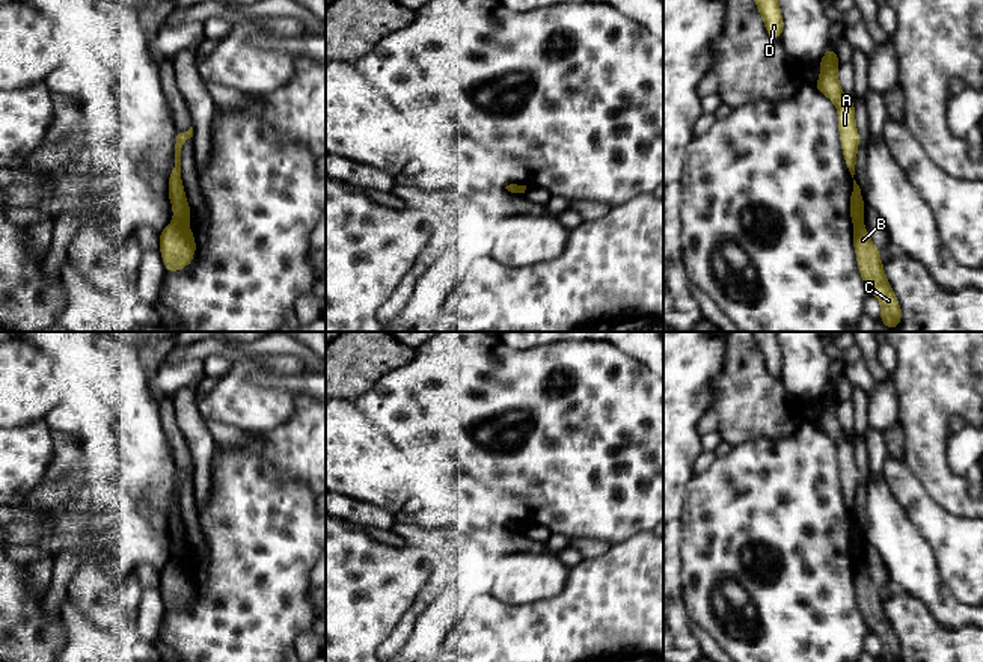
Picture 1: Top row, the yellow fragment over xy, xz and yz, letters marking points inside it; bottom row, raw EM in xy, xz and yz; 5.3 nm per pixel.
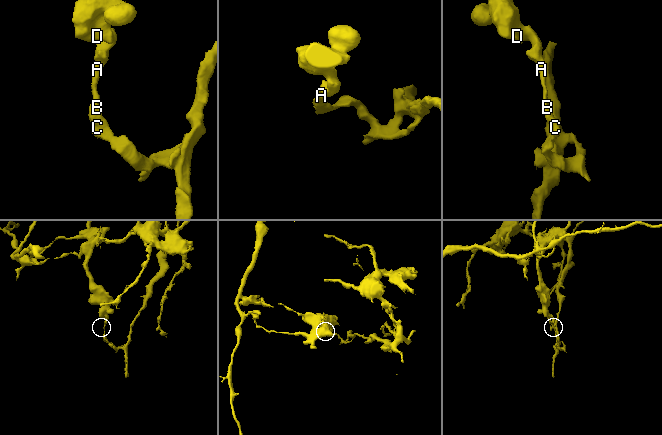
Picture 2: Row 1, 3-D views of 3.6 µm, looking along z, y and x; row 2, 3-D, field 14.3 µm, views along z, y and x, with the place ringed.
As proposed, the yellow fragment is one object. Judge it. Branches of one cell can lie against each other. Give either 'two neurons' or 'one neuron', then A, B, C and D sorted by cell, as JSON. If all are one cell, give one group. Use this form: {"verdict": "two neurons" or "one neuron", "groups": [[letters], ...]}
{"verdict": "two neurons", "groups": [["A", "D"], ["B", "C"]]}

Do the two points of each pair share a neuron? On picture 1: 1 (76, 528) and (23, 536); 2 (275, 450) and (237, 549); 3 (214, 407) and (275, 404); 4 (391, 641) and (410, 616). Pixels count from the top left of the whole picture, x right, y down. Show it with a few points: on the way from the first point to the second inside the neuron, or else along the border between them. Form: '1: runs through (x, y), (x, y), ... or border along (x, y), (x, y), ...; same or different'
1: runs through (62, 531), (36, 531); same
2: border along (238, 447), (264, 457), (282, 477), (300, 481); different
3: runs through (229, 404), (260, 404); same
4: runs through (397, 635), (407, 622); same

